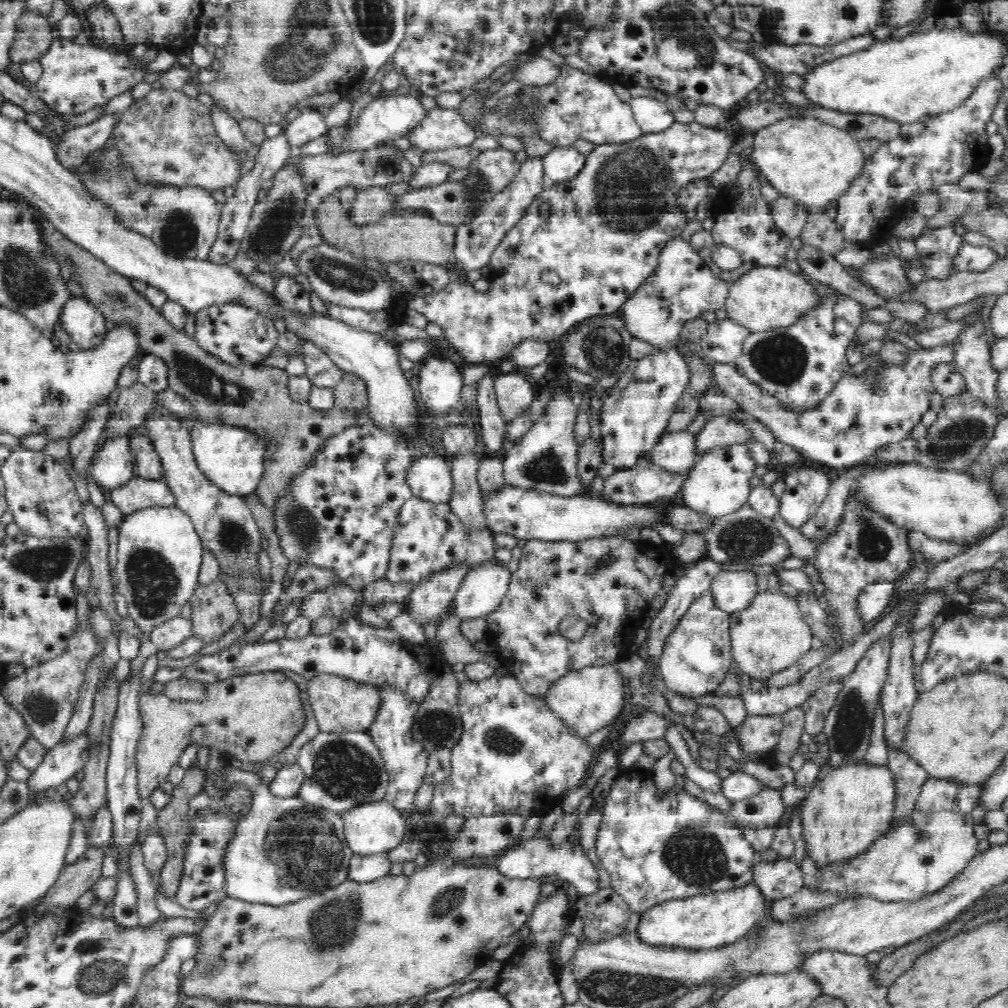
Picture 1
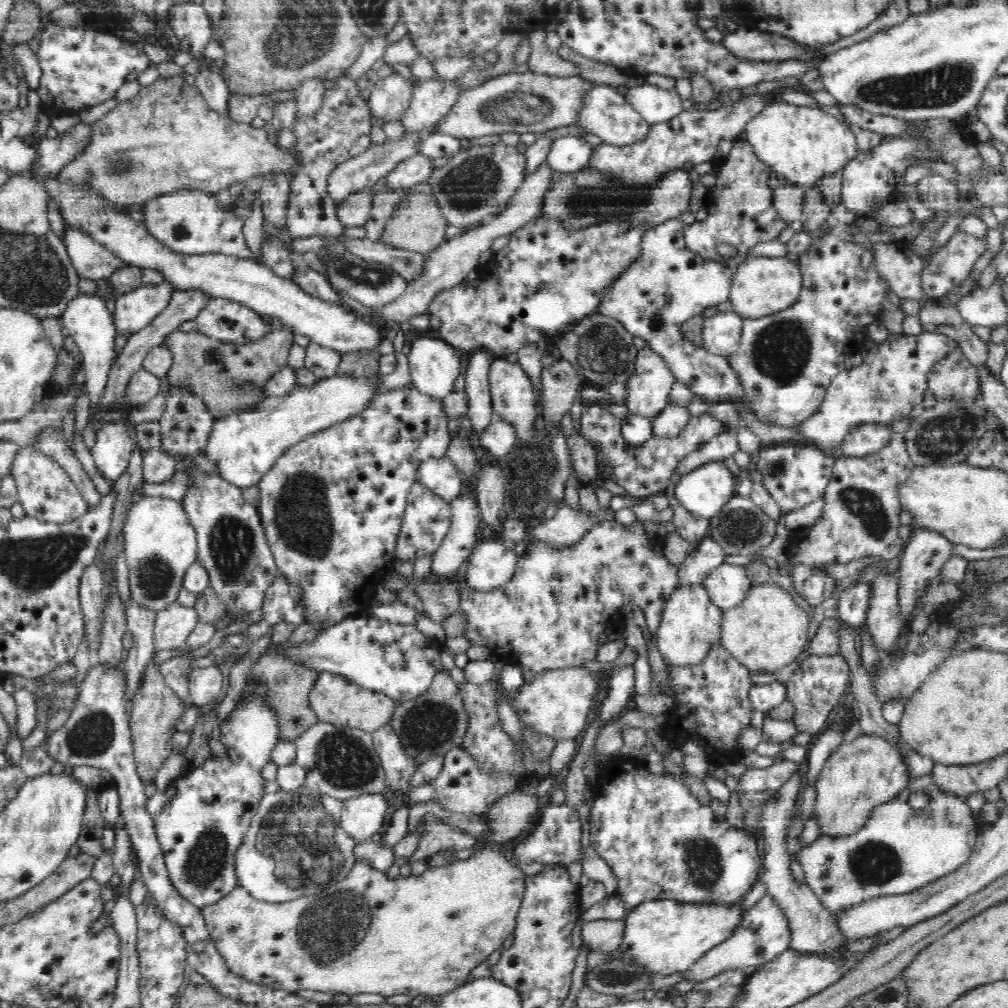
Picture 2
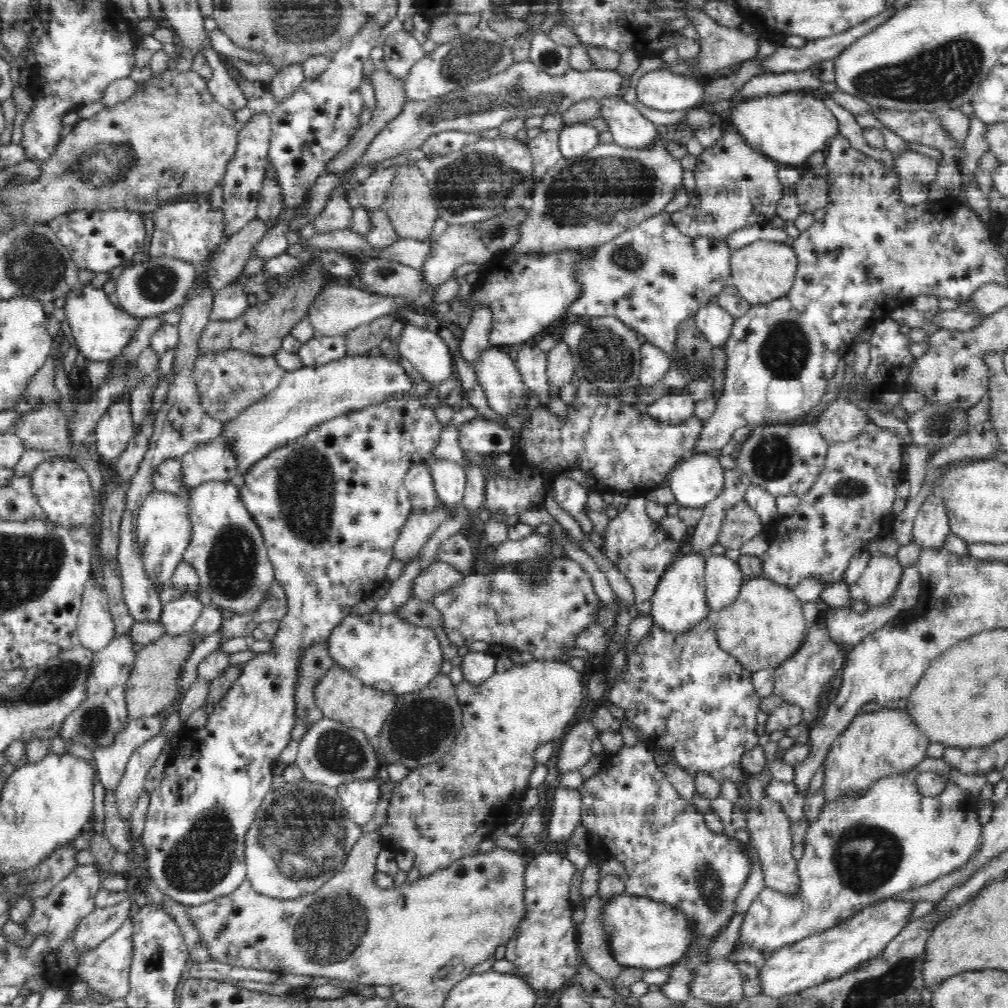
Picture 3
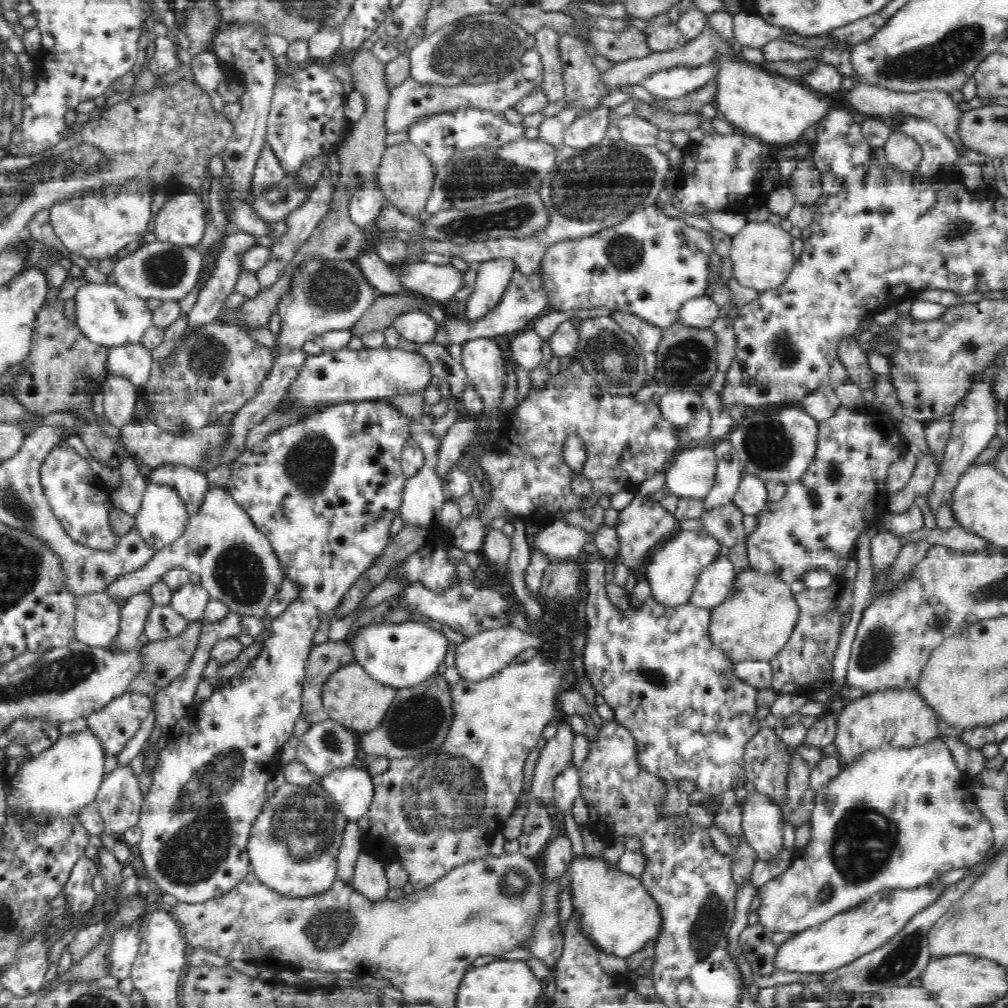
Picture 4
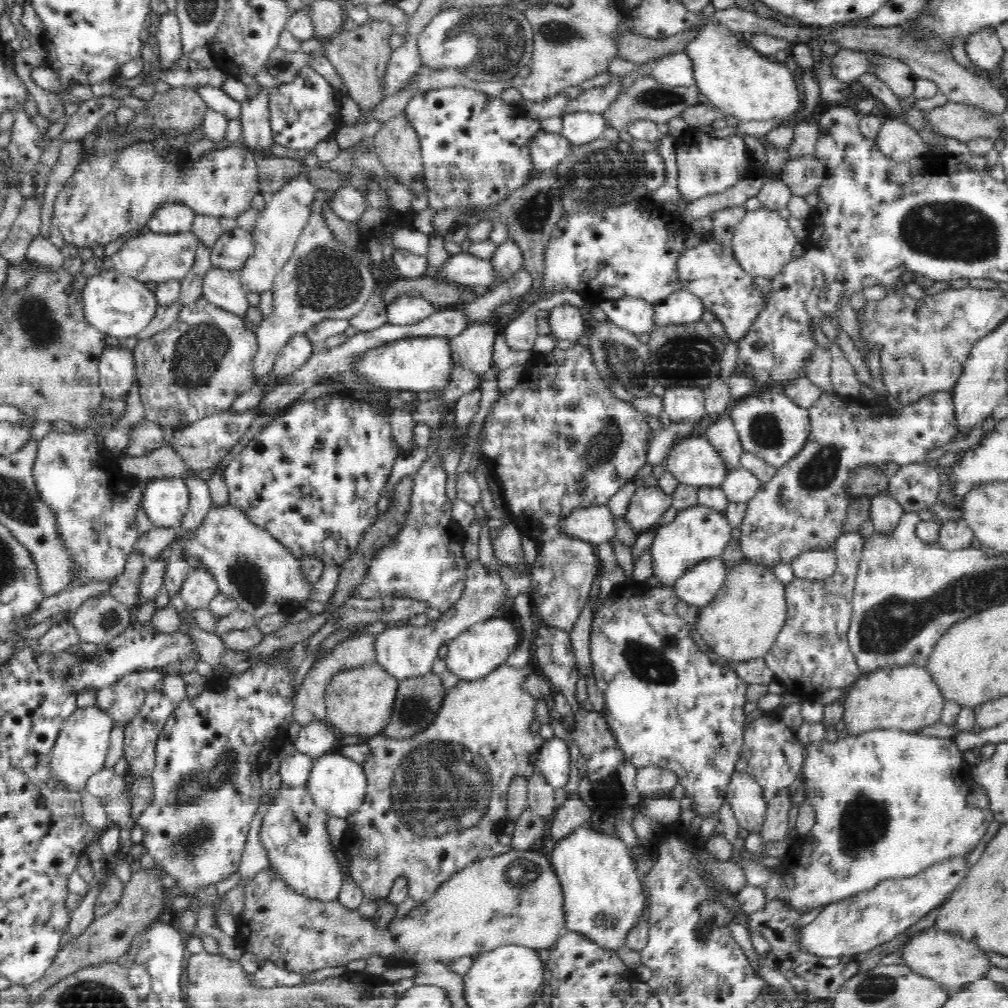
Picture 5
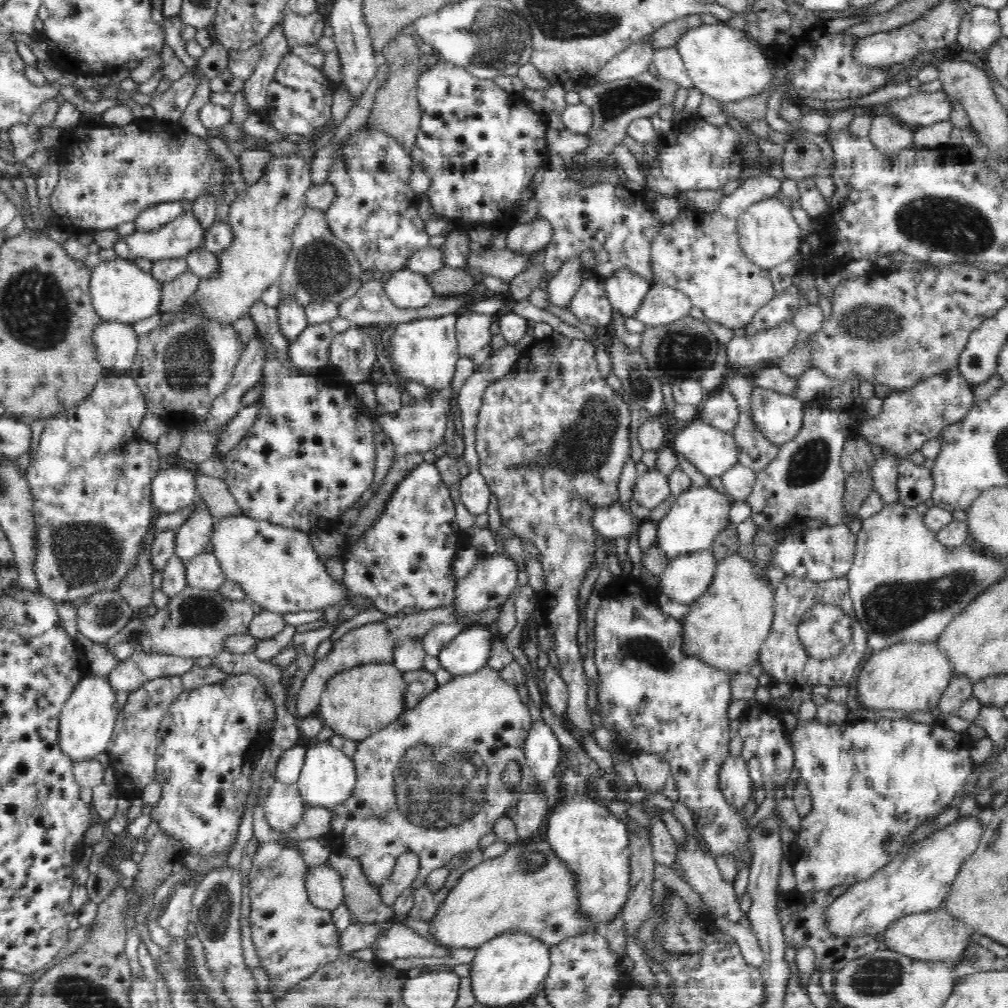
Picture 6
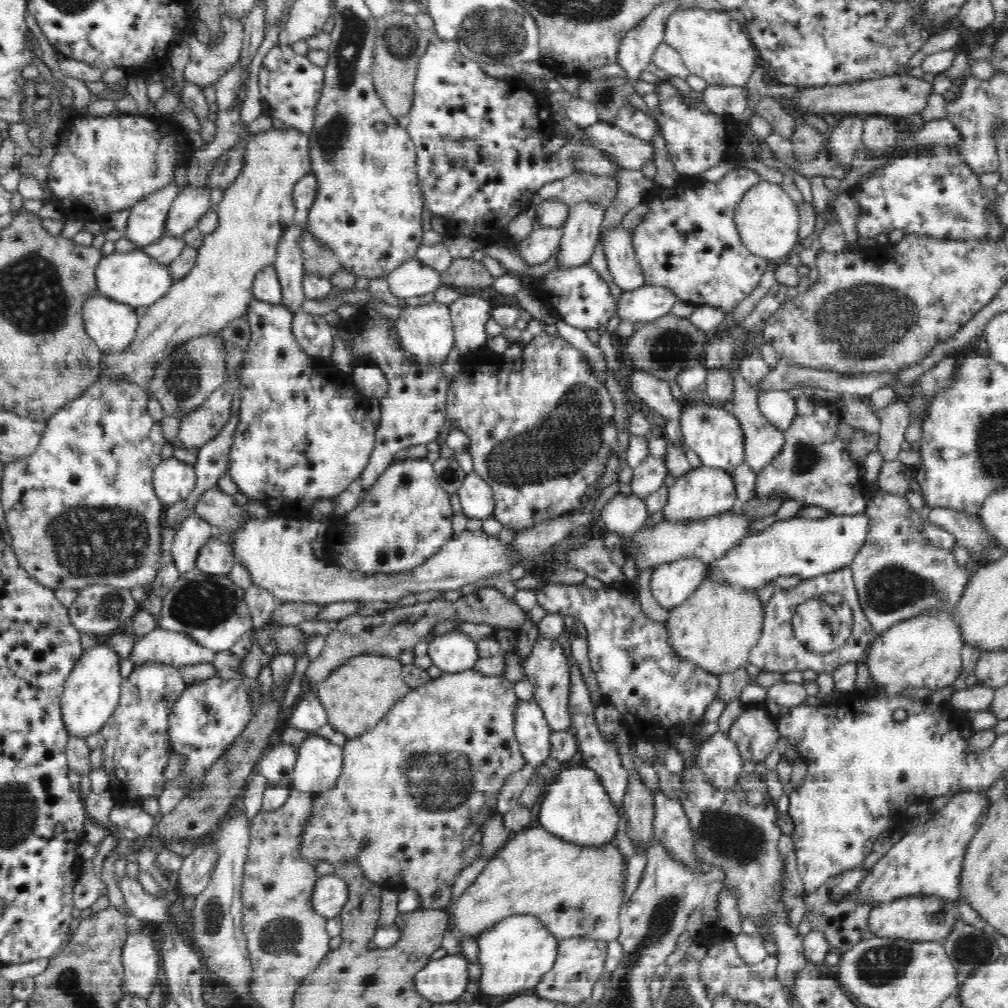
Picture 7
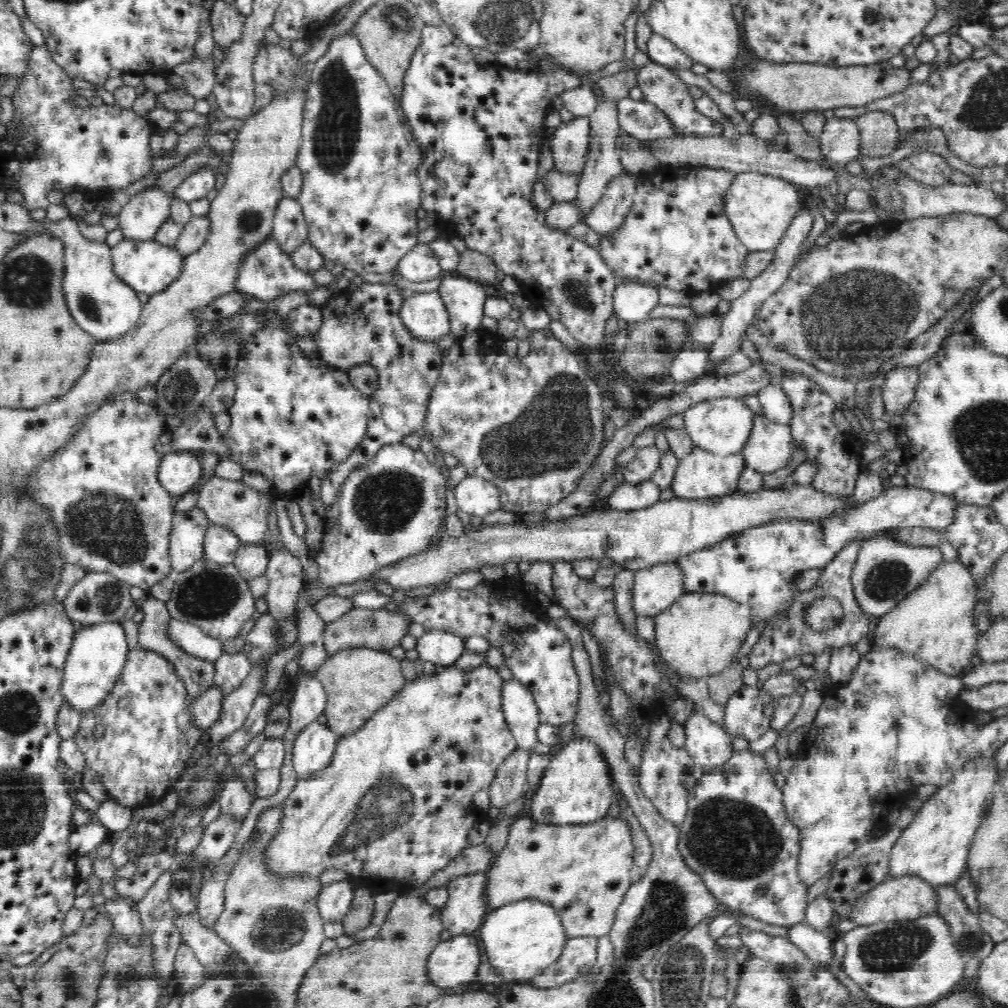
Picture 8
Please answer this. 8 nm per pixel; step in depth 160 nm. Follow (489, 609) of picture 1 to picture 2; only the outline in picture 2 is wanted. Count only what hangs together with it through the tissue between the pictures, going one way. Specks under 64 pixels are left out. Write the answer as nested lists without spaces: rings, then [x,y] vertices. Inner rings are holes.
[[[499,538],[482,540],[469,558],[460,587],[480,594],[502,589],[516,572],[517,558],[514,550],[504,549]]]

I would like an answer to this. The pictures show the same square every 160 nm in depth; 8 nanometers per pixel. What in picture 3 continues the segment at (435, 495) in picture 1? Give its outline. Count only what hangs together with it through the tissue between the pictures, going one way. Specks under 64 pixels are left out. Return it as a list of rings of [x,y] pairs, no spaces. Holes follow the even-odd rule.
[[[427,458],[424,462],[433,481],[436,493],[442,502],[454,506],[465,494],[465,473],[462,466],[448,459]]]

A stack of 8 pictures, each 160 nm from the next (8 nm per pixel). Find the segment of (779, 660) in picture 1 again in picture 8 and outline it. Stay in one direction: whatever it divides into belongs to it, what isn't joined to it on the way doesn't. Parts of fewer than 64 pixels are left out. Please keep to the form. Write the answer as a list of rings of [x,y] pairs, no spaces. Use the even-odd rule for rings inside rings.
[[[702,590],[684,593],[674,604],[654,616],[655,642],[669,666],[682,675],[702,679],[721,673],[738,662],[748,632],[756,626],[748,607],[725,594]]]

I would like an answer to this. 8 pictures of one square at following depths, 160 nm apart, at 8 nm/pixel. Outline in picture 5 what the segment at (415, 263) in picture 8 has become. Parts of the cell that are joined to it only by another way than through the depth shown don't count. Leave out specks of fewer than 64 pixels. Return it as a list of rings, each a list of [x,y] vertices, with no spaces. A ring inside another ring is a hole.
[[[404,298],[385,311],[388,325],[412,326],[430,318],[437,310],[422,299]]]

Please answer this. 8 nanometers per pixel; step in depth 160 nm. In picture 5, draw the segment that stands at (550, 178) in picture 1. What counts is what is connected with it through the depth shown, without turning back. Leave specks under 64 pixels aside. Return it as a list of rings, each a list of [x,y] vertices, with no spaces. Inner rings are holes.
[[[576,113],[562,119],[561,136],[568,140],[570,145],[580,146],[592,144],[603,139],[607,119],[601,114]]]

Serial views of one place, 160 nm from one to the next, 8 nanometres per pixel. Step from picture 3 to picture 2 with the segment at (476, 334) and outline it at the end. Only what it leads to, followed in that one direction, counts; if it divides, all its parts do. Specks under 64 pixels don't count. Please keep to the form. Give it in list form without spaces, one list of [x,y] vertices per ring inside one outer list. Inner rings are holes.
[[[480,353],[470,358],[466,368],[465,391],[469,399],[467,416],[472,428],[480,434],[490,430],[496,421],[490,389],[490,372],[494,362],[490,354]]]

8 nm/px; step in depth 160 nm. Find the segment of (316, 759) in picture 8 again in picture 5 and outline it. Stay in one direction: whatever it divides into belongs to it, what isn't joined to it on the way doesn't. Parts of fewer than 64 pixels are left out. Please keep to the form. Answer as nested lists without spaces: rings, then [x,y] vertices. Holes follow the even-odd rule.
[[[341,753],[314,761],[314,766],[306,786],[310,789],[316,803],[335,818],[347,820],[358,813],[367,793],[367,776],[363,765]]]

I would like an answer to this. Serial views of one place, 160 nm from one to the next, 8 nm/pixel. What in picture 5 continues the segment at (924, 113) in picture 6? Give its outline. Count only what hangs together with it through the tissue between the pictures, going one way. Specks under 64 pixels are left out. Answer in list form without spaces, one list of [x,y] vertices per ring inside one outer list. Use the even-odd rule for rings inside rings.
[[[949,102],[947,105],[936,107],[929,113],[922,114],[922,120],[935,124],[940,135],[955,138],[966,144],[974,142],[974,140],[982,140],[982,138],[992,140],[995,143],[1006,138],[1007,126],[1003,114],[1004,111],[985,110],[984,106]]]

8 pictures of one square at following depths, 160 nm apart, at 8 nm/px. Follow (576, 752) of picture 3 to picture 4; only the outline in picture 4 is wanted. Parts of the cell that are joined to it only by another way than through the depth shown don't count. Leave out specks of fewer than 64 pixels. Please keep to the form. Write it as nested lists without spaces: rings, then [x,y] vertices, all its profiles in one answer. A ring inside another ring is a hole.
[[[563,721],[557,728],[556,736],[548,741],[539,752],[532,778],[532,794],[541,800],[552,803],[553,784],[572,764],[574,756],[574,736],[572,725]]]

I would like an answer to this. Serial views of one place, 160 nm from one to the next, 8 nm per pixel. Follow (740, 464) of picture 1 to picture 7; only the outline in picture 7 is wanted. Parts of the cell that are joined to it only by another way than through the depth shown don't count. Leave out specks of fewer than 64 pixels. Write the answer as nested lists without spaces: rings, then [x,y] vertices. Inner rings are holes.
[[[698,401],[684,406],[680,425],[686,446],[700,458],[707,470],[728,472],[744,461],[744,435],[739,423],[729,412],[709,408]]]

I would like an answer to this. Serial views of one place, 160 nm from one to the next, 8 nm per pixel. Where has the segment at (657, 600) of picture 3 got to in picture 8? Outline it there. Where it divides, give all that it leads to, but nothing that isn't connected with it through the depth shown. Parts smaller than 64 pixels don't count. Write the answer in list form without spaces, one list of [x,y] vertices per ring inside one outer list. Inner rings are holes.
[[[702,449],[694,450],[685,458],[682,459],[677,466],[672,484],[672,494],[675,500],[680,501],[708,501],[713,498],[728,497],[729,494],[738,492],[738,484],[742,472],[745,470],[746,464],[740,456],[734,457],[716,457],[710,453],[702,452]]]

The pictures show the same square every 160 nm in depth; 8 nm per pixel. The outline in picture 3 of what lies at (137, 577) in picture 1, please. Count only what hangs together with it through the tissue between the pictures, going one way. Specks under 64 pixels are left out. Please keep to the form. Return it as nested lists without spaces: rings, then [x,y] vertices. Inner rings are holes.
[[[153,491],[147,494],[135,518],[134,532],[142,570],[159,594],[162,588],[172,586],[174,573],[185,560],[186,549],[191,543],[193,526],[185,498],[168,492]]]

